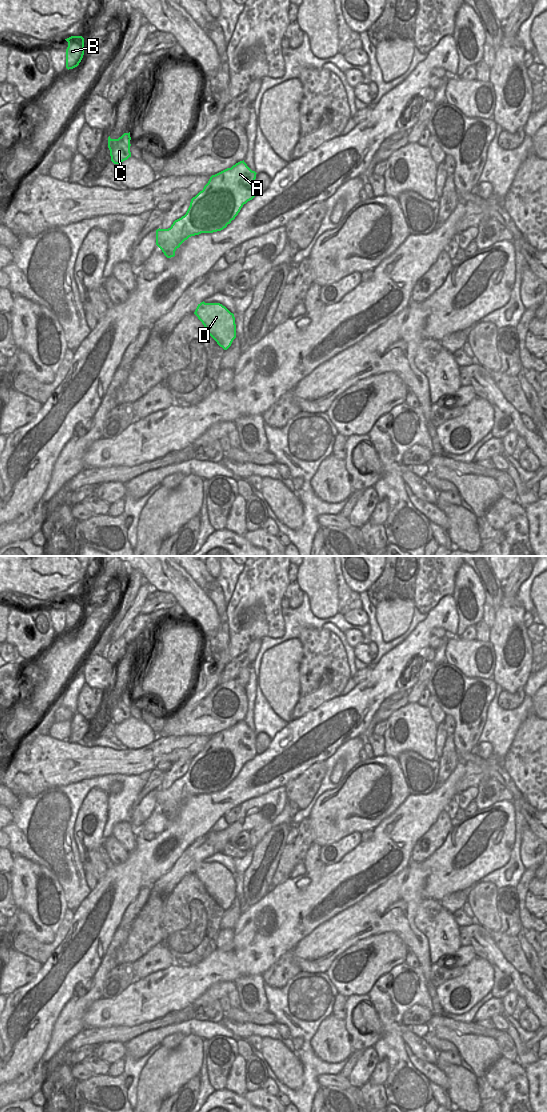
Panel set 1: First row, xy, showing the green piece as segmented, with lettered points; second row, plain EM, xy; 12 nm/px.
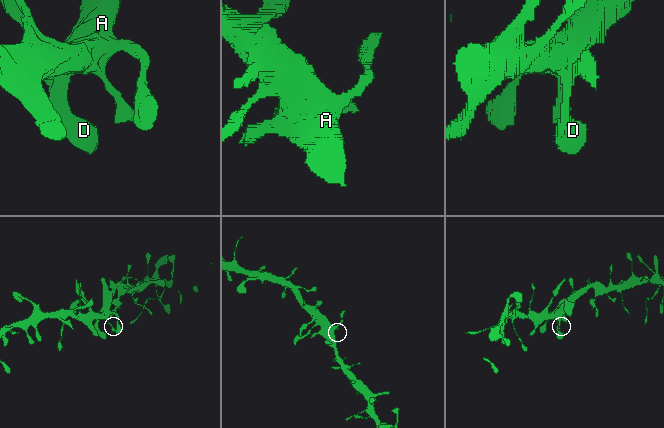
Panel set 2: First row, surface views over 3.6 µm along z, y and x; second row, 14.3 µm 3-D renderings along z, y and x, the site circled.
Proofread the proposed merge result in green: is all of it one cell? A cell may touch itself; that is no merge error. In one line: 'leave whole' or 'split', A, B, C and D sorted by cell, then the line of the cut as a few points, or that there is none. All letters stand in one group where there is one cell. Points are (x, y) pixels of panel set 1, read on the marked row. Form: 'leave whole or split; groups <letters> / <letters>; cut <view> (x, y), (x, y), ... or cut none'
leave whole; groups A B C D; cut none

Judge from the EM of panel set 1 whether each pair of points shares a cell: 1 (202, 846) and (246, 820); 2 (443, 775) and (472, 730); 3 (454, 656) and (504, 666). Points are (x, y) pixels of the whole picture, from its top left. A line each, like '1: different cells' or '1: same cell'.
1: same cell
2: different cells
3: different cells

